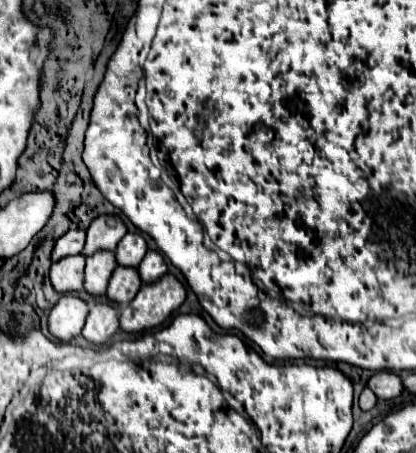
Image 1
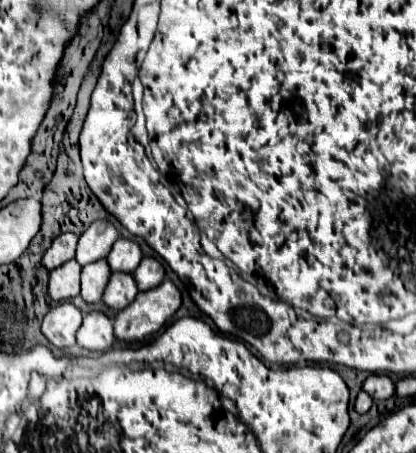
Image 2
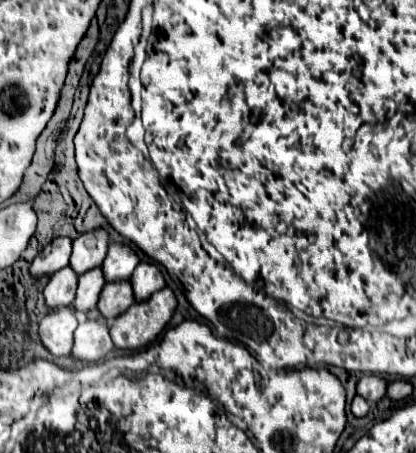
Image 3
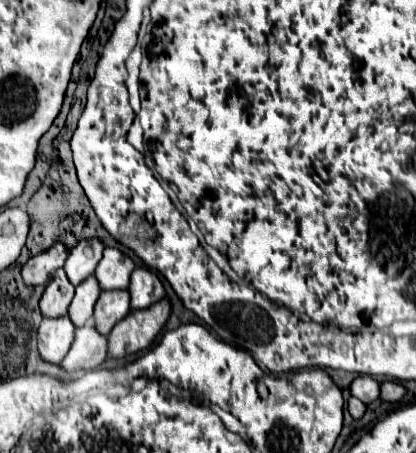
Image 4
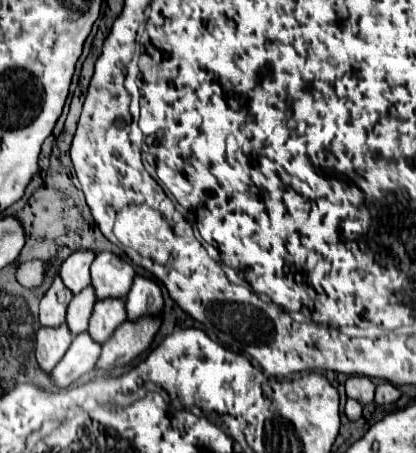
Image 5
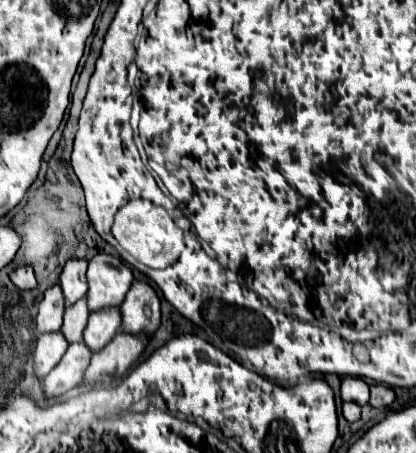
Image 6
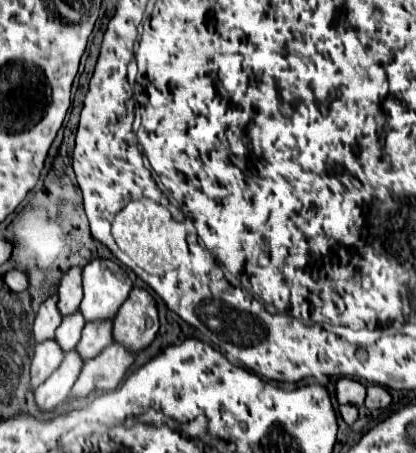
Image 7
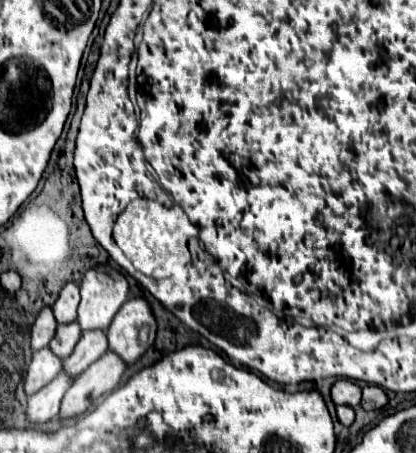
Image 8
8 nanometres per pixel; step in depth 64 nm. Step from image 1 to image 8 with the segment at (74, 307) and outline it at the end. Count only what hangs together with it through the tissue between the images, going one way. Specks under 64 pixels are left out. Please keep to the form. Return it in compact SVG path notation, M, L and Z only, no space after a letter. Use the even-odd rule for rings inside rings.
M50 346L34 352L26 372L26 384L24 384L26 394L30 396L32 392L38 392L38 388L48 384L56 376L56 372L60 372L60 368L62 368L62 358L58 358L50 350Z

